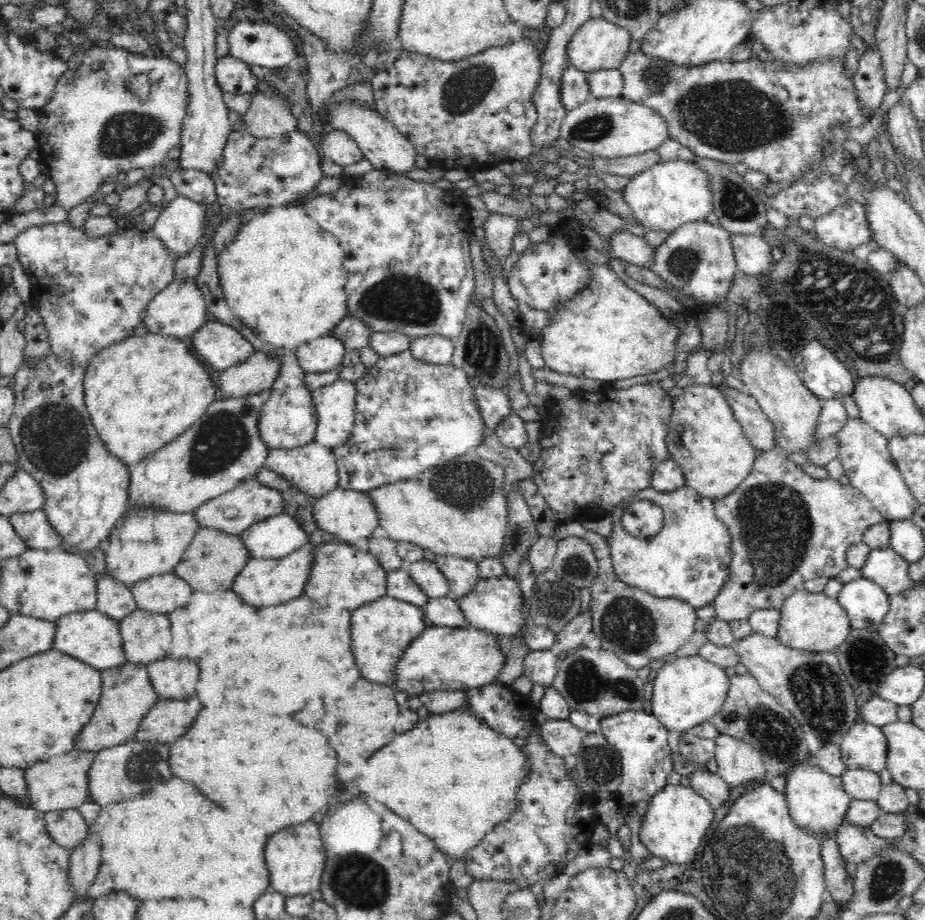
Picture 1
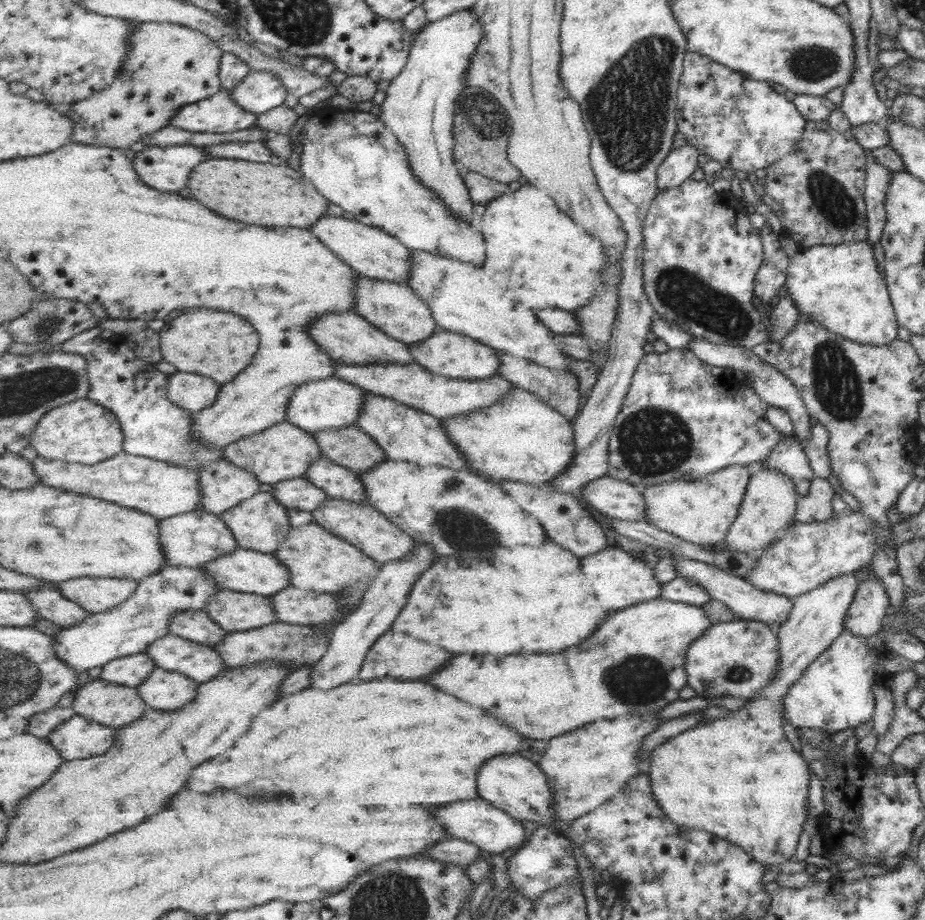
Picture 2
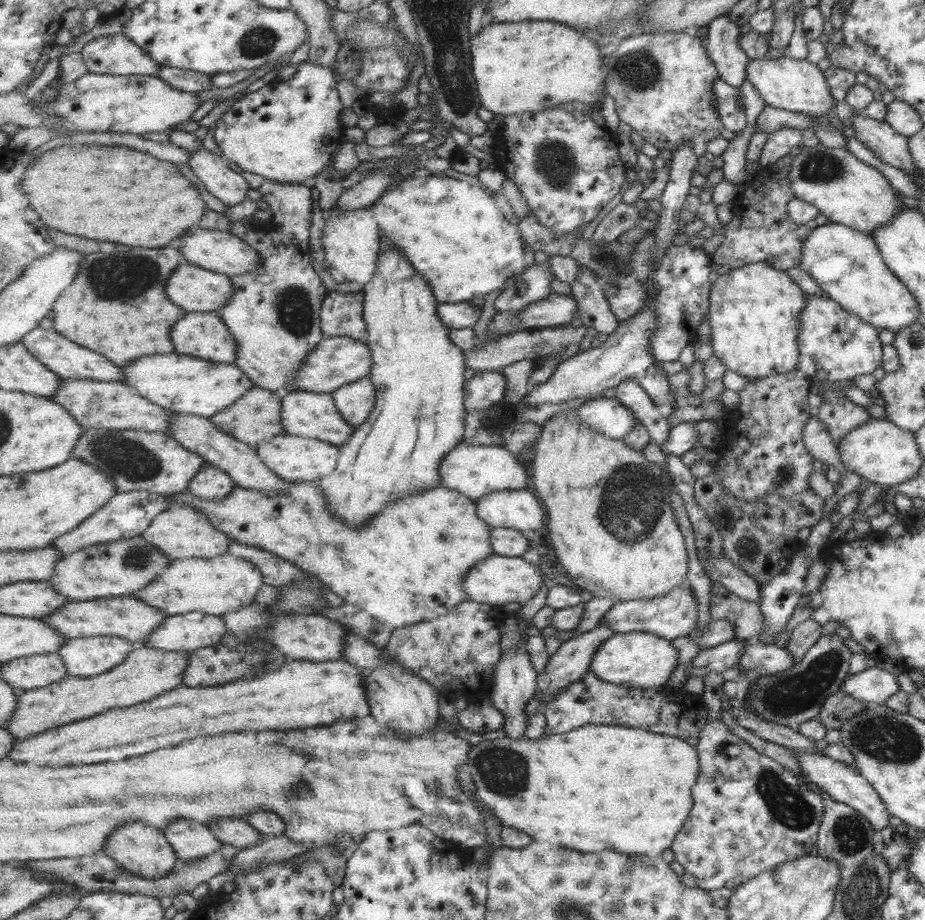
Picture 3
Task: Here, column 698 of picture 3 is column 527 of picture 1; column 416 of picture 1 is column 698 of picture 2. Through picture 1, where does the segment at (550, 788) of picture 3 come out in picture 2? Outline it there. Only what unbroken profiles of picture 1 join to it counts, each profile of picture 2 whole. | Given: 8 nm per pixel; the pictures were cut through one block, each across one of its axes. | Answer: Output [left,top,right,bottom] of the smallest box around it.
[649,571,857,867]

